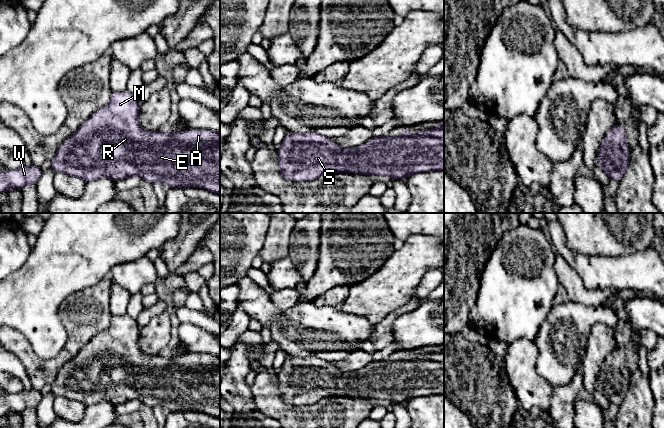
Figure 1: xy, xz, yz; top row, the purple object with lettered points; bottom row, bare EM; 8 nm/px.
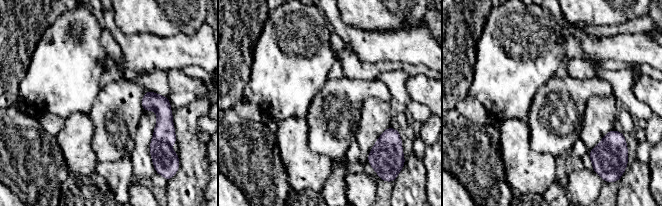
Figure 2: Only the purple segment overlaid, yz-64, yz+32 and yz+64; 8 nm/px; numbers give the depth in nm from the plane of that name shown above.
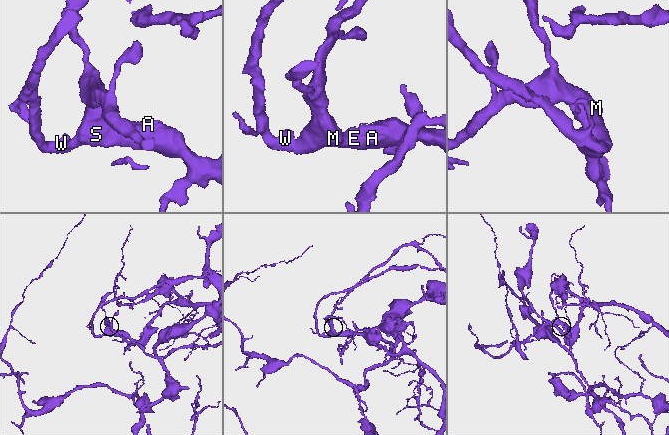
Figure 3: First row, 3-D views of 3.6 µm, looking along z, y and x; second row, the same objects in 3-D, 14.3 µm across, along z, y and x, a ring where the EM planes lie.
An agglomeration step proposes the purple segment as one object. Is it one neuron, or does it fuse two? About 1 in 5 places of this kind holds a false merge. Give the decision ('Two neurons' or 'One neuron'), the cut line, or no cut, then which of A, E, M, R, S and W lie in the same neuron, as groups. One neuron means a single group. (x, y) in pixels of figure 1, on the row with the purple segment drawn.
One neuron. No split. Groups: A E M R S W

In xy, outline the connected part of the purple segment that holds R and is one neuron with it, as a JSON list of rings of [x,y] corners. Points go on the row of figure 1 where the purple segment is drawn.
[[[128,90],[112,91],[110,103],[106,107],[94,112],[73,135],[65,139],[58,148],[54,158],[47,165],[50,166],[55,173],[61,172],[68,174],[81,178],[85,182],[90,182],[101,177],[108,177],[119,181],[130,176],[139,176],[142,180],[147,182],[162,182],[168,187],[200,187],[220,194],[220,132],[210,129],[185,129],[180,133],[175,133],[167,129],[159,132],[150,132],[142,128],[138,123],[139,108],[140,102],[137,97]]]

